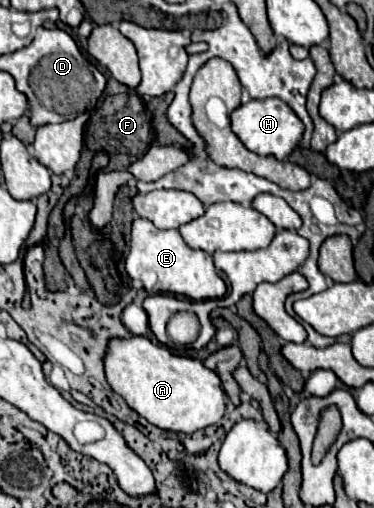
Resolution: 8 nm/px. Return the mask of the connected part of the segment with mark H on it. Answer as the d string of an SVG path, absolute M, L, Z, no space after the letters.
M271 97L271 99L261 99L261 101L251 99L249 103L241 103L231 113L231 129L249 151L263 155L263 157L271 155L275 159L287 159L287 155L299 143L305 127L287 103L283 103L277 97Z

